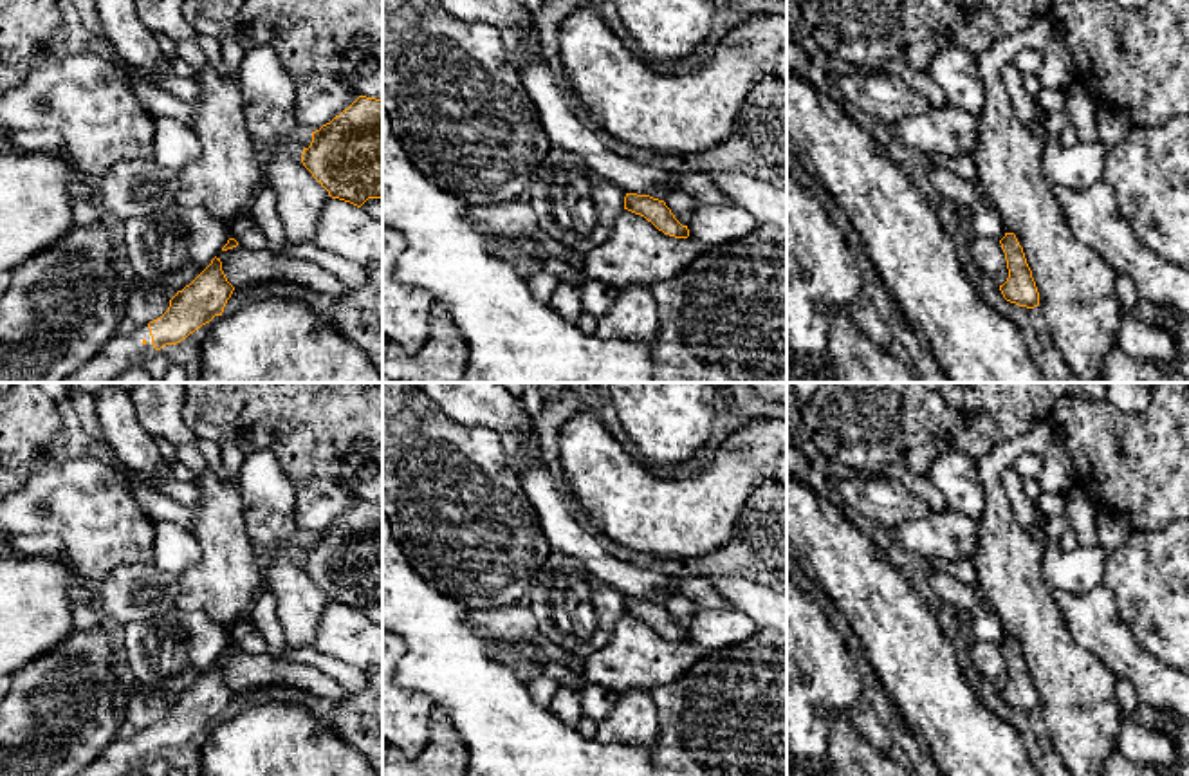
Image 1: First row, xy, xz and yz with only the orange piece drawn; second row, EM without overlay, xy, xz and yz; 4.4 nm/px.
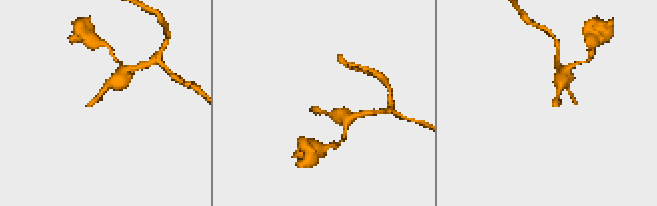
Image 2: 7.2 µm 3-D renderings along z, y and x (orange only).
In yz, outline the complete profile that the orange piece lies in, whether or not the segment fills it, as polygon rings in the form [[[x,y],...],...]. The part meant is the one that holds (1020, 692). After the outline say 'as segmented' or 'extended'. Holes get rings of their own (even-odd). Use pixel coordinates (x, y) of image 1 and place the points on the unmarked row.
[[[1005,637],[1000,644],[1005,657],[1009,682],[1000,695],[1003,702],[1019,711],[1034,713],[1039,709],[1039,697],[1032,682],[1032,675],[1027,668],[1023,651],[1019,650],[1014,637]]] | as segmented

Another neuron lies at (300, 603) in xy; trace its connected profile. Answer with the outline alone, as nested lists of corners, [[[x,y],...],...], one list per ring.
[[[271,550],[262,554],[263,585],[276,599],[276,612],[289,648],[312,646],[330,599],[303,570]]]

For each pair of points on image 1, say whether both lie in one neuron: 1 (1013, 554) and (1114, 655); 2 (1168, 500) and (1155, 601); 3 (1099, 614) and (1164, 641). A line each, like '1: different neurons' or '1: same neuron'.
1: different neurons
2: different neurons
3: different neurons

